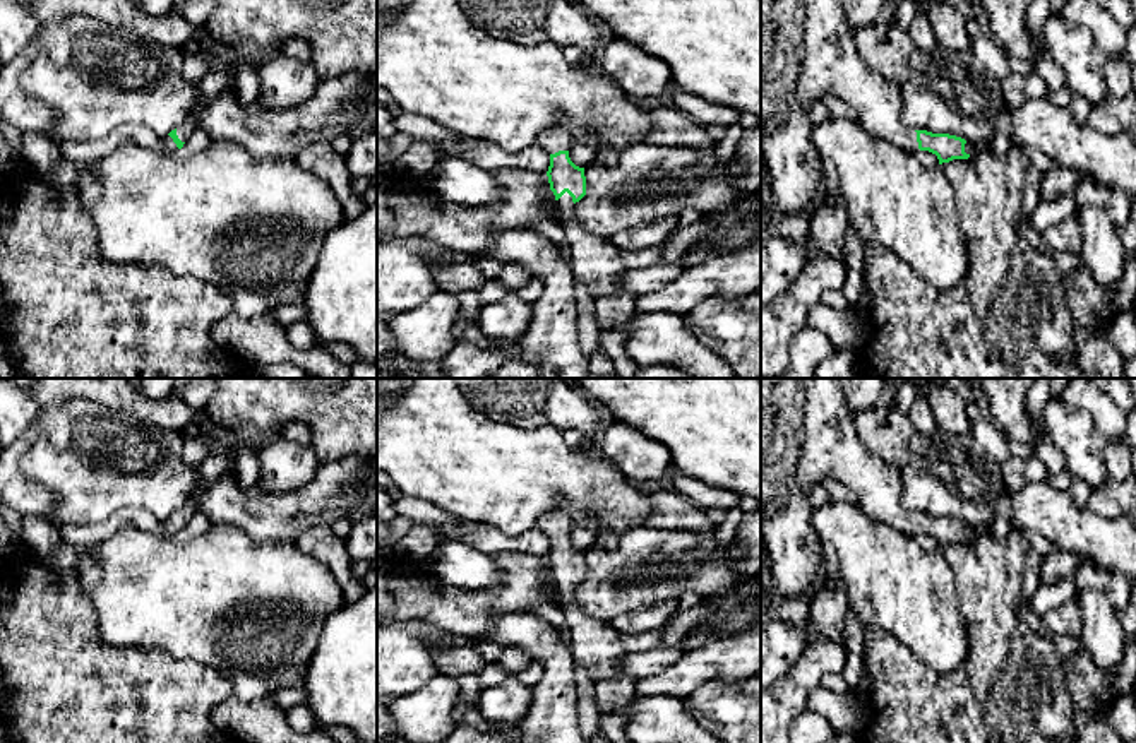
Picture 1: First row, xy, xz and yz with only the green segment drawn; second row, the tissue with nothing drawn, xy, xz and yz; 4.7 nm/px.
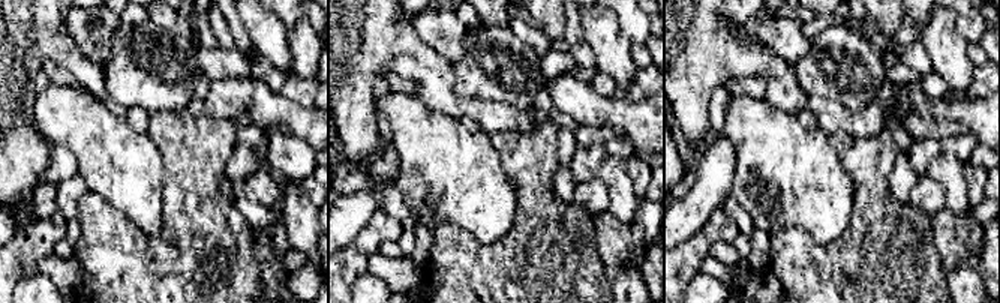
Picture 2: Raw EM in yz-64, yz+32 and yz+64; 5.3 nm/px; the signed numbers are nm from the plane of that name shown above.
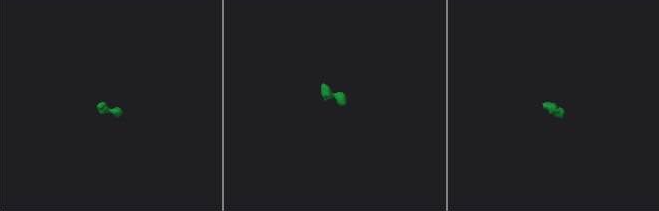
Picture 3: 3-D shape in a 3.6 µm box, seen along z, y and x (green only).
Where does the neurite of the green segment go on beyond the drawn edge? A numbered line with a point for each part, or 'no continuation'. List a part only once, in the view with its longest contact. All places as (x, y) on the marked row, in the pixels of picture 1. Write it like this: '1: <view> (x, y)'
1: xz (595, 262)
2: yz (807, 50)

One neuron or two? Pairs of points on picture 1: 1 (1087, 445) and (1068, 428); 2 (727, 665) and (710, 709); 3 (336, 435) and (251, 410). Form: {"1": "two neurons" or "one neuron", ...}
{"1": "one neuron", "2": "two neurons", "3": "one neuron"}

